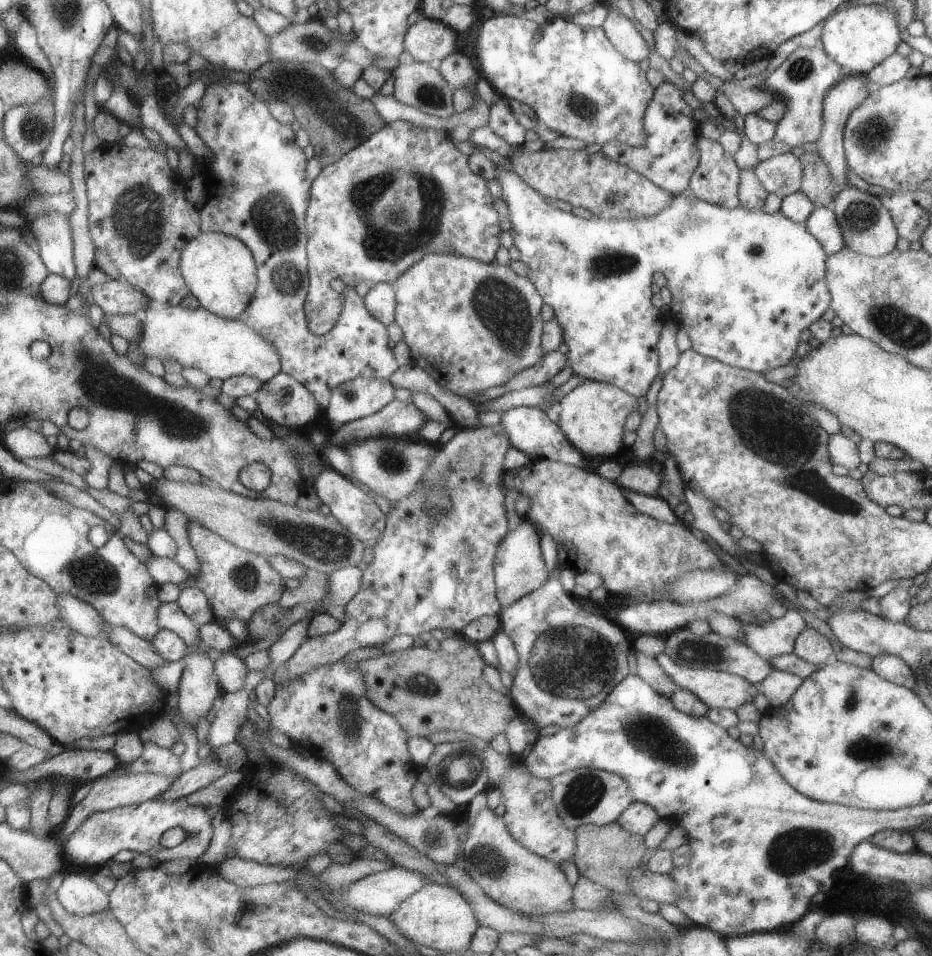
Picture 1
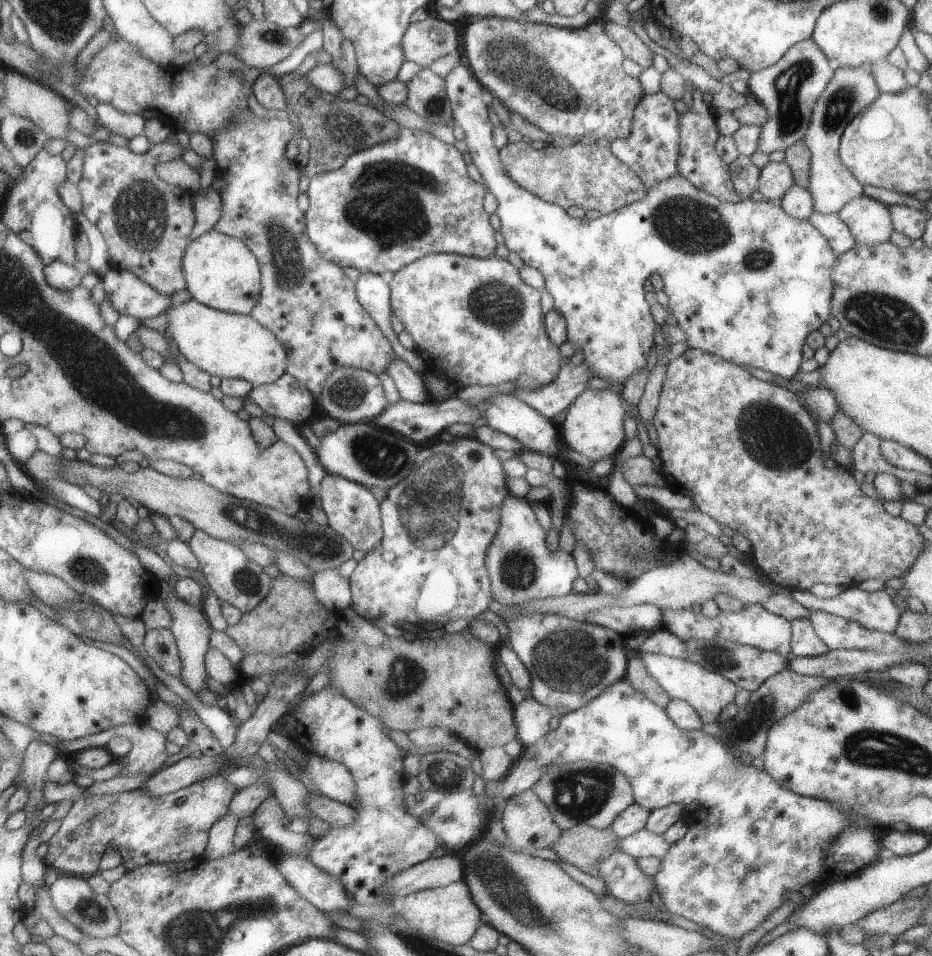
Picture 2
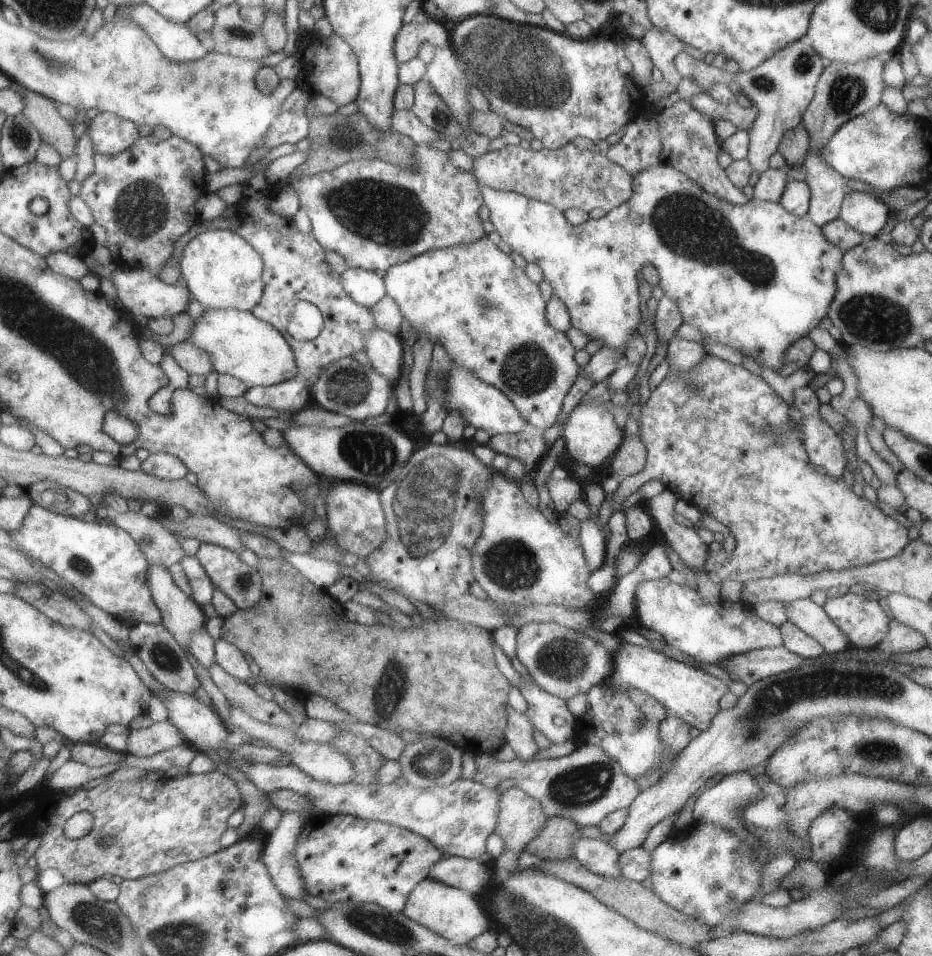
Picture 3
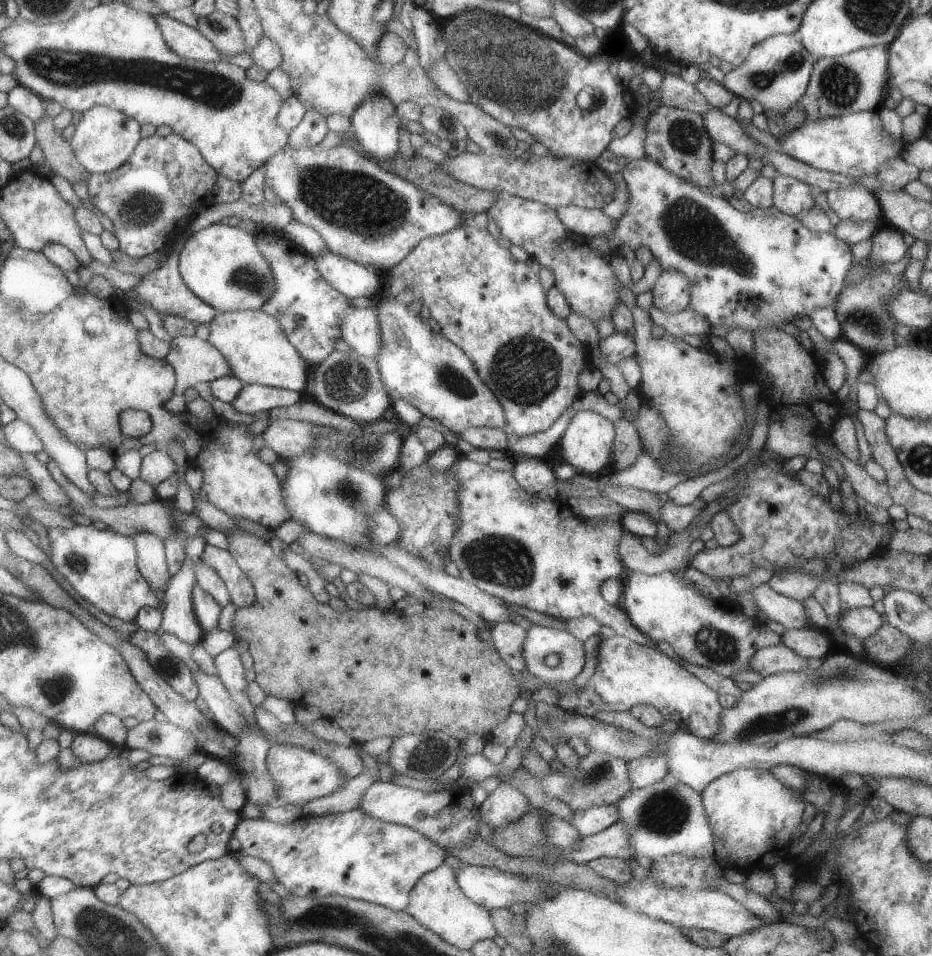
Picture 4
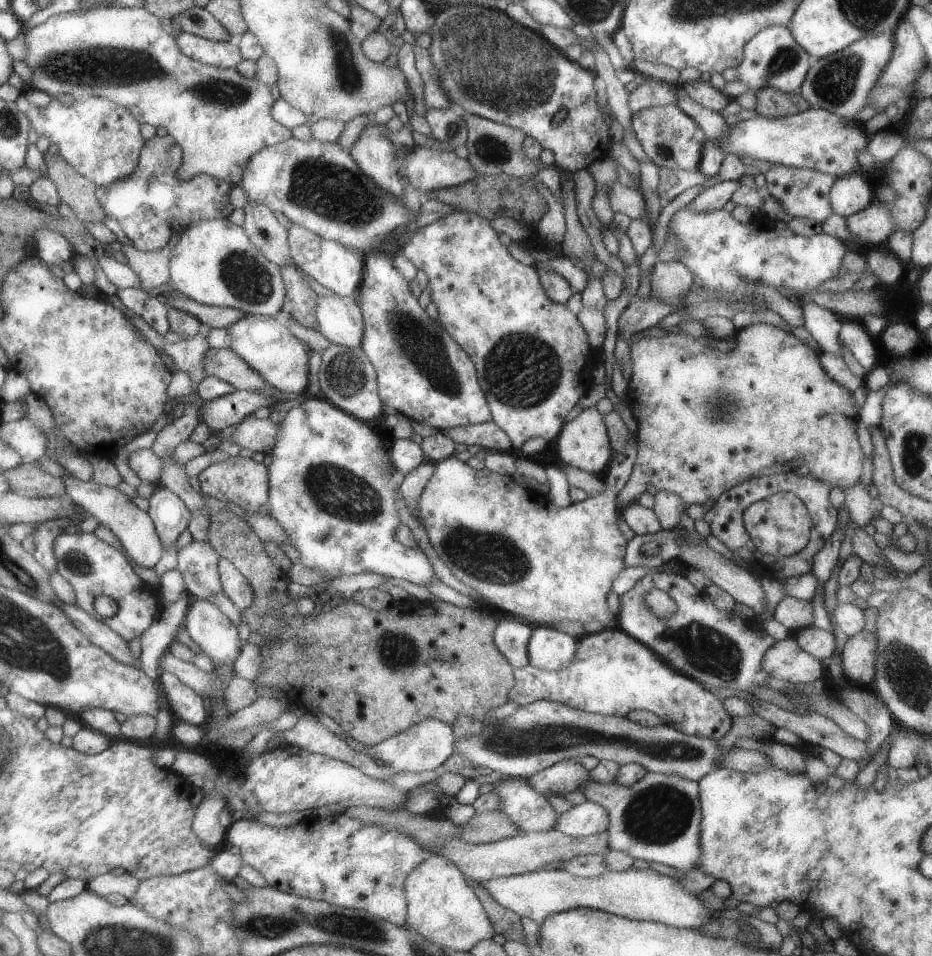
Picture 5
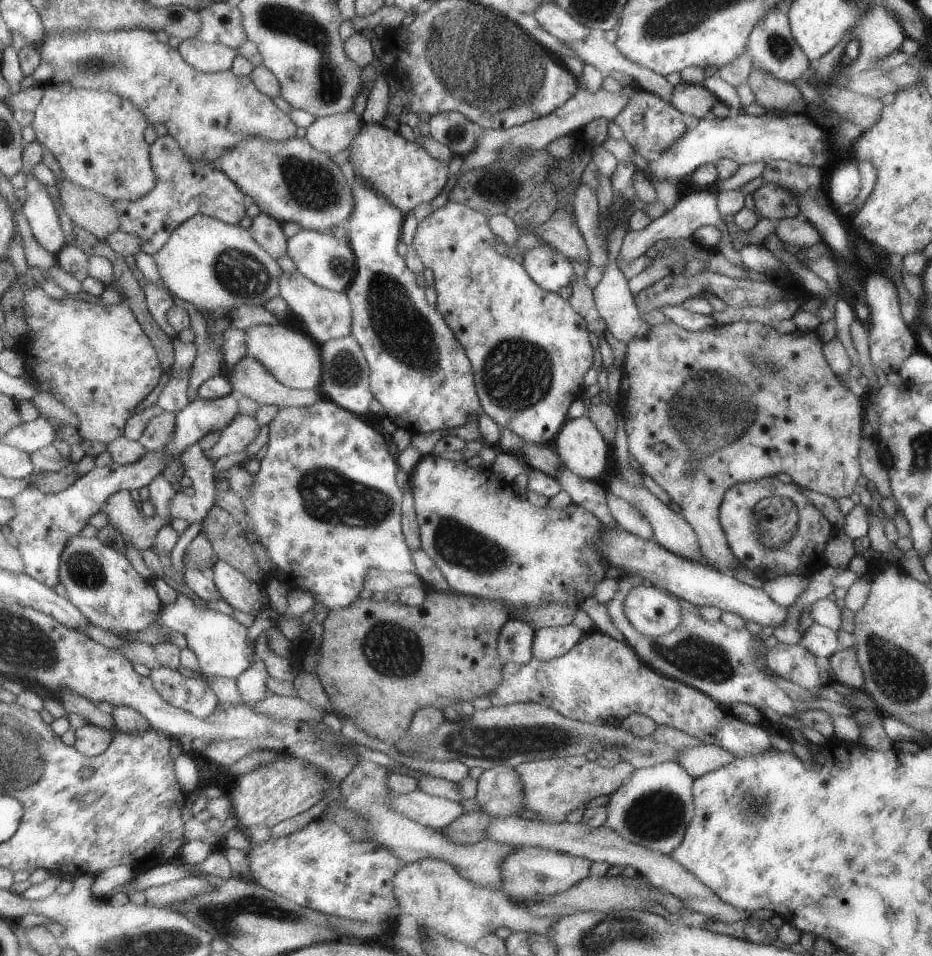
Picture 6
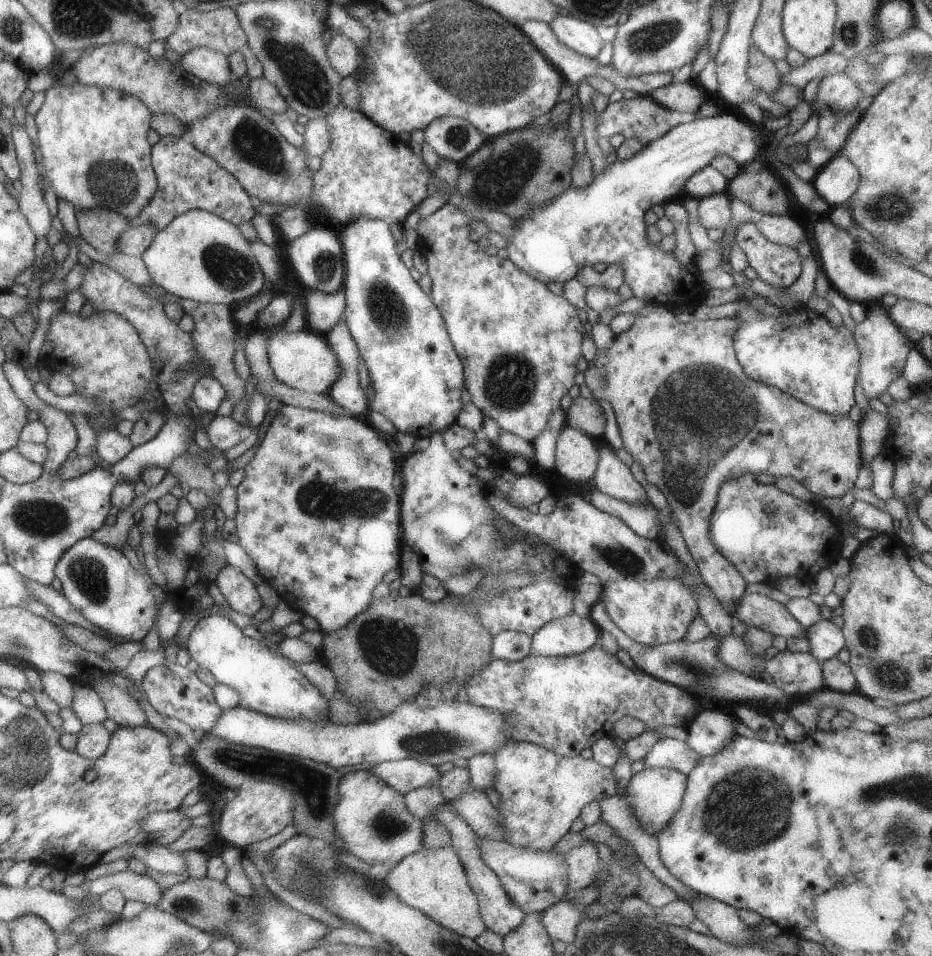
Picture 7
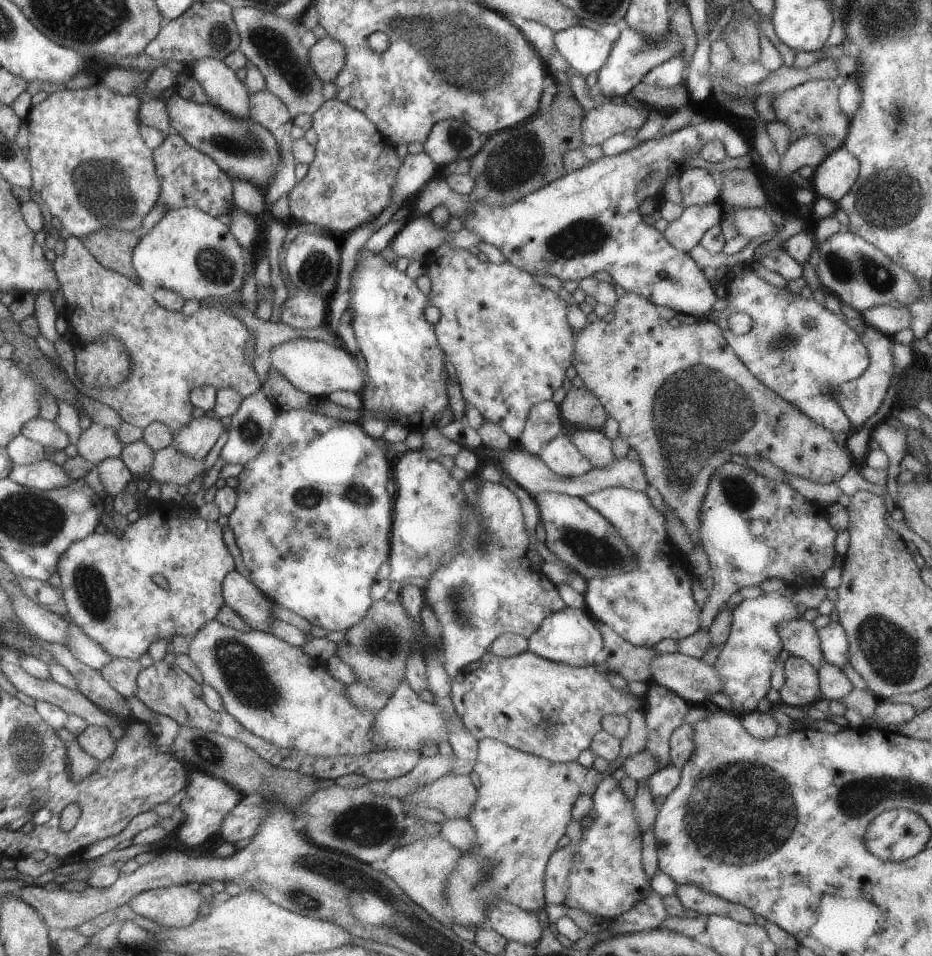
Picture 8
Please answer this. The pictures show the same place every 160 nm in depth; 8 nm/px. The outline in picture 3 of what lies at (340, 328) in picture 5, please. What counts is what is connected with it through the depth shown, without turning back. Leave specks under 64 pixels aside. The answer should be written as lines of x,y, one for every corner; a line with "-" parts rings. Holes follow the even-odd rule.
376,327
367,336
367,357
371,360
373,368
384,375
392,384
397,386
402,376
404,364
404,342
401,336
394,336
388,331

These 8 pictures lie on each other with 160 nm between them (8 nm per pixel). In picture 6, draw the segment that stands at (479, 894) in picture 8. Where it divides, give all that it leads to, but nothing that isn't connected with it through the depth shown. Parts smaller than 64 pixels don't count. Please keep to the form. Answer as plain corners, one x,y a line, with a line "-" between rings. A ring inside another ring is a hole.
586,755
532,761
519,764
514,769
521,776
526,810
538,812
541,821
553,823
564,821
568,812
584,807
591,798
602,795
609,797
636,770
632,763
626,761
620,761
616,766
607,769
597,761
588,760

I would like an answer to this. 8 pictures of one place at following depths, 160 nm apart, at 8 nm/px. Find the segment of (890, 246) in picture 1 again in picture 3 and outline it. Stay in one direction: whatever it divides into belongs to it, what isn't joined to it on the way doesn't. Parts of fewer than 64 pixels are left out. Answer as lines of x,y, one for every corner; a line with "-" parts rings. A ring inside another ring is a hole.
852,191
844,197
839,217
864,236
876,237
891,214
890,208
879,197

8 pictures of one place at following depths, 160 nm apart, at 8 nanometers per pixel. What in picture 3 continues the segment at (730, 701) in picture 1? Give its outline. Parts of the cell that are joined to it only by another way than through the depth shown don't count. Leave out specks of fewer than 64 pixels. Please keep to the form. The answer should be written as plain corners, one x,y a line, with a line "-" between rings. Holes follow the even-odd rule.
624,643
613,655
614,672
606,682
611,689
626,694
632,689
643,690
660,701
667,708
669,715
678,715
691,727
701,731
708,730
712,719
719,714
720,699
729,690
728,682
725,680
718,679
694,665
667,657
662,651
639,647
631,643

